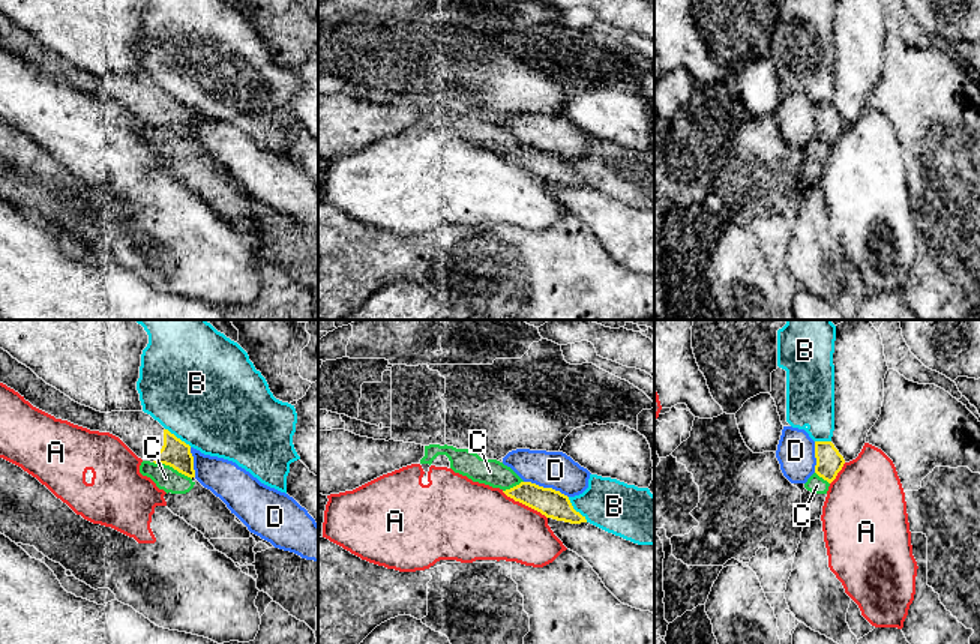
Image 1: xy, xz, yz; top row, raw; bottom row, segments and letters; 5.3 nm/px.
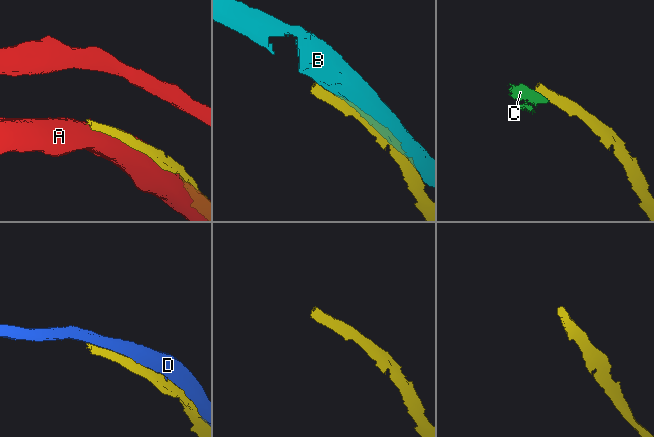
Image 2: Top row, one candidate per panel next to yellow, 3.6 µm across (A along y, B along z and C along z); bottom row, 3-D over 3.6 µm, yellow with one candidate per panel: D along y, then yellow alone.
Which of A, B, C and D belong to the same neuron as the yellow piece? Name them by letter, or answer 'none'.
none

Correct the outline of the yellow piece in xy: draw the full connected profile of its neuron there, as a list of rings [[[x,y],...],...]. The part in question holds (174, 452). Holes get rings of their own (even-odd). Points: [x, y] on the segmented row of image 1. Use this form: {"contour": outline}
{"contour": [[[0,348],[0,383],[56,419],[90,431],[110,432],[143,461],[165,464],[191,479],[195,477],[191,446],[144,411],[101,413],[81,405],[47,384],[3,348]]]}

